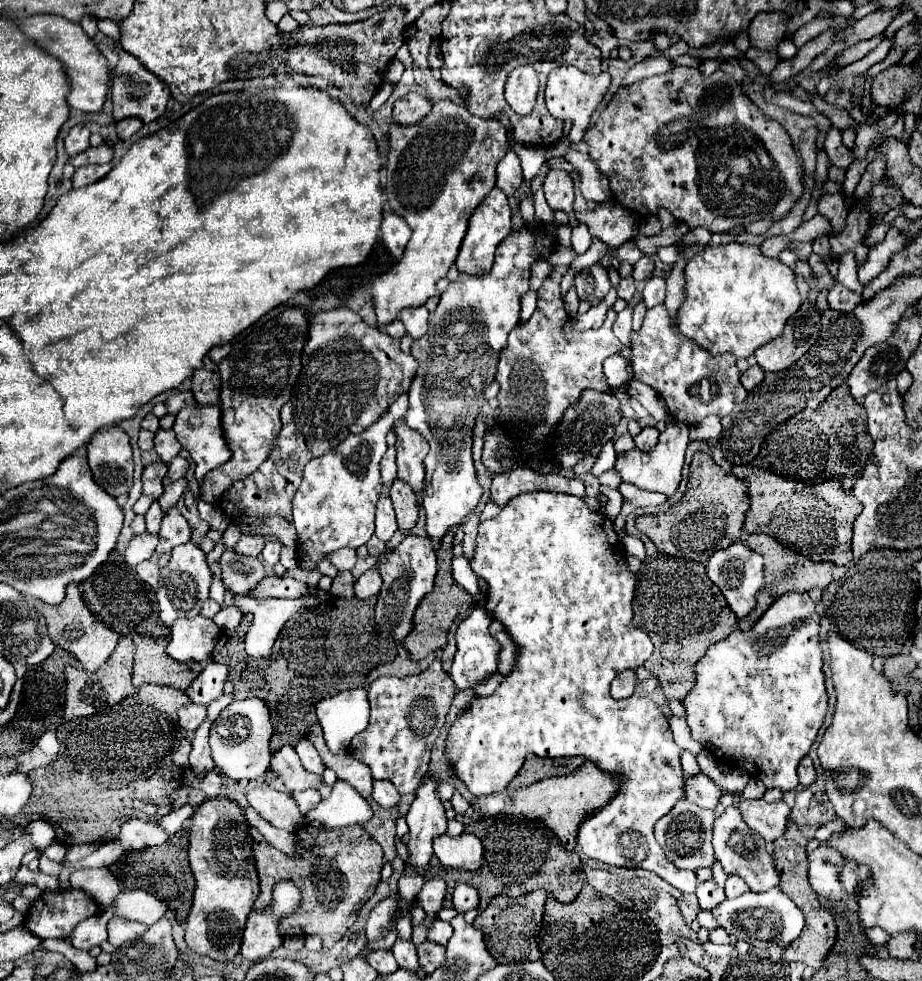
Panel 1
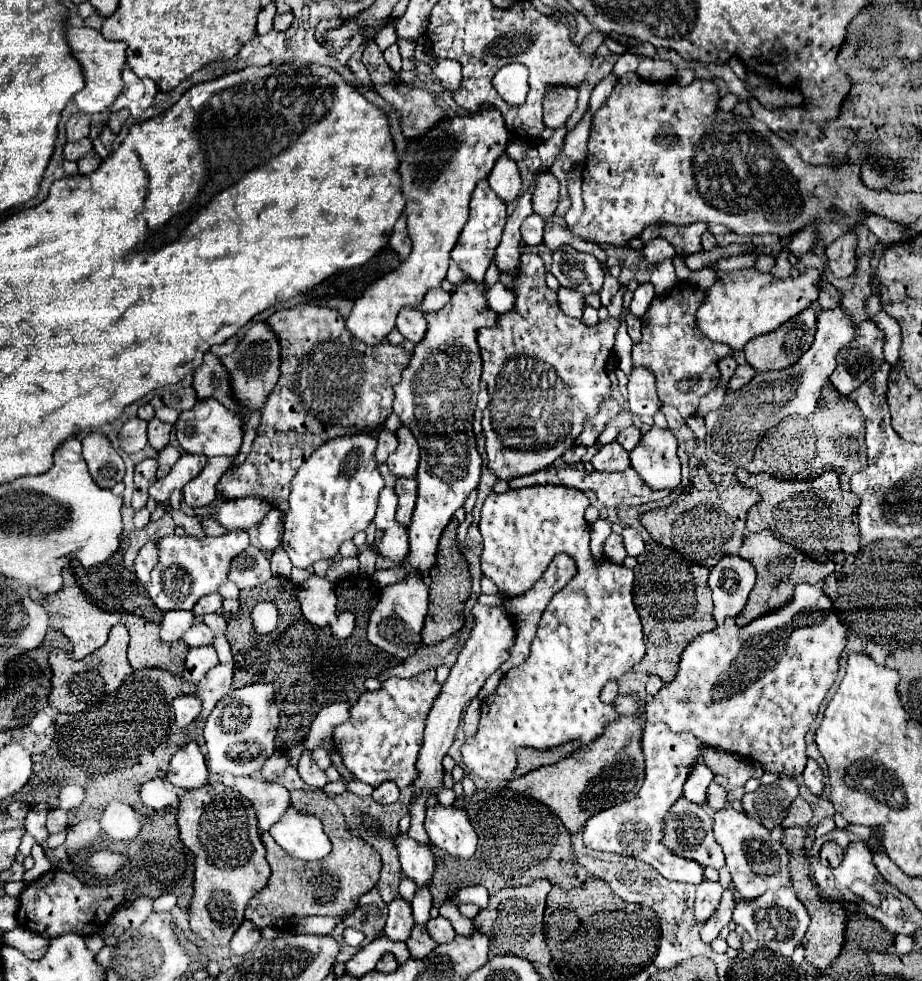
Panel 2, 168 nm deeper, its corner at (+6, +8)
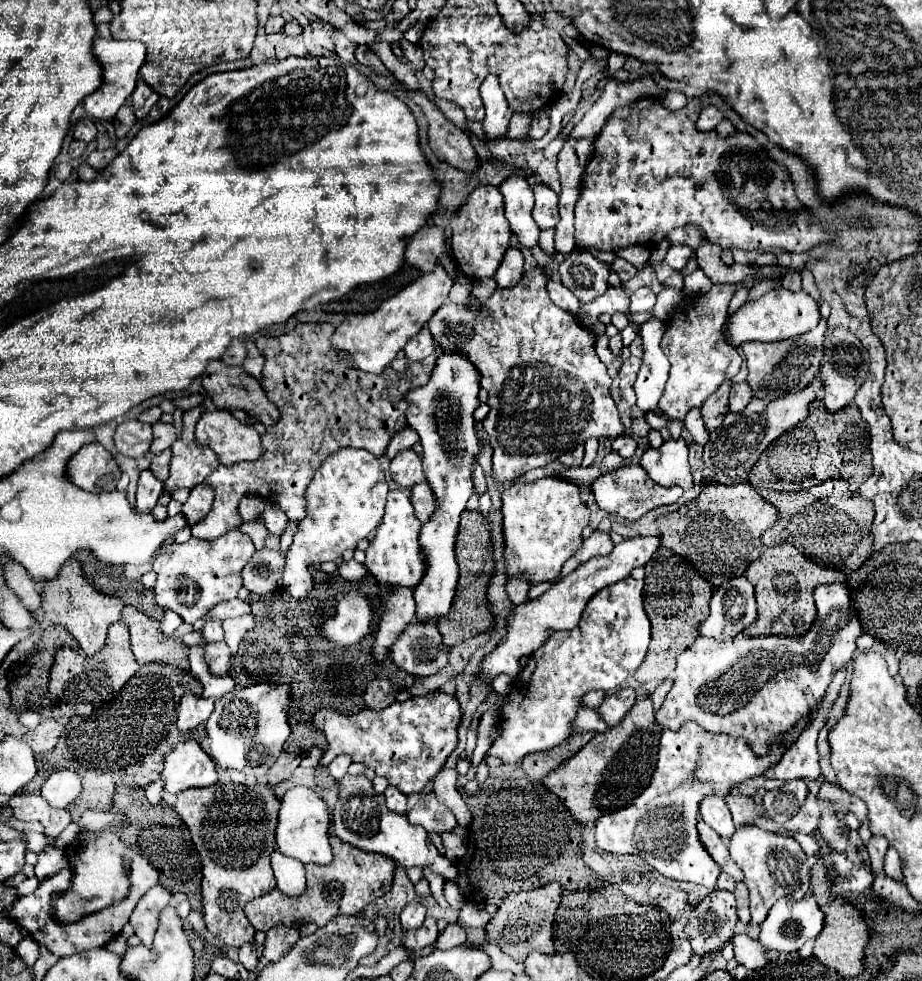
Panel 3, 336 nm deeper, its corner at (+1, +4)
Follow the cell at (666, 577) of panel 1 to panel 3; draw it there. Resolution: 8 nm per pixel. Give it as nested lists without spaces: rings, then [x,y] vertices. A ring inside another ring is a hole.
[[[660,546],[646,564],[644,582],[644,610],[652,622],[652,640],[644,662],[634,672],[634,678],[640,684],[666,680],[672,676],[676,668],[676,656],[698,638],[698,624],[706,620],[708,600],[712,596],[712,586],[708,580],[704,580],[686,558],[664,546]]]

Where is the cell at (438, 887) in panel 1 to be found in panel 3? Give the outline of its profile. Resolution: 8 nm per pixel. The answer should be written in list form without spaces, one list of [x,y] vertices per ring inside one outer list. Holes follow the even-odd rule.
[[[346,774],[336,782],[338,782],[338,802],[332,810],[332,822],[334,822],[334,834],[342,842],[348,842],[366,852],[376,852],[394,858],[404,868],[430,866],[446,880],[456,880],[458,876],[456,866],[448,858],[442,858],[438,854],[436,846],[428,838],[428,832],[422,826],[410,824],[404,814],[396,814],[388,810],[384,802],[384,794],[378,794],[374,790],[372,780],[368,780],[364,774],[356,774],[356,776]]]

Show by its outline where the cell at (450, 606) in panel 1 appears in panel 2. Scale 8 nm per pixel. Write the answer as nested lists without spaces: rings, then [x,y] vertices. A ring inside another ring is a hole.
[[[451,518],[447,528],[441,534],[439,540],[439,550],[437,550],[437,562],[429,574],[431,584],[429,584],[429,614],[425,618],[423,630],[421,630],[421,642],[425,646],[433,646],[451,634],[455,634],[463,626],[463,604],[471,596],[471,576],[467,572],[467,562],[463,554],[459,552],[455,532],[457,532],[457,518]]]

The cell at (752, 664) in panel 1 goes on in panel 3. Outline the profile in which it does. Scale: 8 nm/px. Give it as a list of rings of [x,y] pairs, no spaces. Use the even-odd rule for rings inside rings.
[[[826,584],[814,590],[818,616],[812,630],[802,638],[782,636],[736,636],[726,644],[716,644],[710,638],[696,638],[680,656],[674,672],[674,686],[668,692],[656,720],[662,728],[678,730],[684,722],[694,720],[708,732],[742,736],[750,742],[754,754],[766,756],[768,742],[778,742],[782,732],[788,732],[800,718],[810,718],[814,708],[822,702],[826,688],[842,666],[852,660],[856,638],[862,634],[862,624],[856,610],[850,606],[850,588],[846,584]]]

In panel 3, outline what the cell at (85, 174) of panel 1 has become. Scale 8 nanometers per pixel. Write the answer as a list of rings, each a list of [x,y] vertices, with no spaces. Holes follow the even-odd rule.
[[[108,148],[108,150],[102,150],[102,152],[96,150],[96,152],[92,152],[92,154],[86,158],[86,162],[100,172],[100,170],[104,170],[116,156],[118,156],[116,148]]]

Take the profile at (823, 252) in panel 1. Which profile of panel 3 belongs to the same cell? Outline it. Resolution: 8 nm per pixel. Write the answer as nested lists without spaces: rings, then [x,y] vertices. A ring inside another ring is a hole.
[[[776,288],[768,294],[764,294],[756,302],[746,302],[724,326],[724,330],[732,336],[734,344],[740,346],[742,342],[750,340],[760,340],[760,342],[778,342],[778,340],[788,340],[796,338],[804,332],[810,332],[820,320],[818,304],[814,302],[812,296],[808,296],[804,290],[800,292],[790,292],[784,288]]]

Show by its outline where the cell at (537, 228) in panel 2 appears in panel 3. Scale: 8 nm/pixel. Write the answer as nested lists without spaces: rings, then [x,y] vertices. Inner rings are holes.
[[[512,176],[500,184],[500,192],[506,204],[506,220],[510,222],[510,228],[520,246],[534,248],[538,244],[540,228],[534,224],[532,218],[534,196],[530,184],[526,182],[526,178]]]

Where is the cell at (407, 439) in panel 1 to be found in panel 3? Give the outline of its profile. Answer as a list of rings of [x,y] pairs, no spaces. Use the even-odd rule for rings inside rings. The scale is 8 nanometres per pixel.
[[[406,450],[400,452],[390,466],[392,472],[392,480],[402,486],[402,488],[412,488],[420,482],[426,482],[426,474],[422,470],[422,462],[420,456],[414,450]]]

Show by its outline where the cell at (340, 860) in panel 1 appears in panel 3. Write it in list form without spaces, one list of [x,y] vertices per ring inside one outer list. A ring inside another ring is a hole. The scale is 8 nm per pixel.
[[[330,836],[330,846],[334,860],[328,866],[312,866],[306,864],[306,890],[298,898],[290,898],[282,894],[280,890],[272,890],[258,900],[252,900],[246,904],[244,912],[250,920],[250,924],[256,930],[268,932],[272,926],[286,924],[292,928],[298,928],[300,924],[314,922],[316,926],[324,926],[328,920],[332,920],[338,914],[360,914],[370,902],[384,896],[392,888],[394,878],[394,860],[382,854],[370,854],[360,848],[354,848],[336,836]]]

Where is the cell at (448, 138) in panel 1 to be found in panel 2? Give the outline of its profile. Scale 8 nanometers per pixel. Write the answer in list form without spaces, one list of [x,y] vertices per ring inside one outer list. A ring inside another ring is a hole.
[[[491,108],[477,114],[469,114],[469,116],[447,116],[439,120],[433,128],[425,130],[421,136],[407,140],[405,156],[399,162],[399,174],[401,174],[401,192],[405,196],[409,238],[411,238],[413,248],[411,248],[411,254],[401,262],[397,270],[369,284],[363,296],[355,300],[355,306],[347,318],[347,328],[349,332],[353,332],[353,336],[357,336],[359,340],[367,344],[379,344],[395,328],[395,318],[403,306],[419,306],[427,290],[441,286],[441,280],[445,278],[447,266],[451,260],[449,254],[453,250],[453,244],[457,244],[457,236],[469,216],[469,200],[473,194],[473,188],[479,180],[485,180],[489,176],[495,160],[505,152],[505,144],[509,138],[511,138],[511,132],[507,130],[503,122],[501,112],[497,108]]]

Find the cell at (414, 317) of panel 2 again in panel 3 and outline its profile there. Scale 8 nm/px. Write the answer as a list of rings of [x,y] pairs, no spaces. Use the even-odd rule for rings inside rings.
[[[422,328],[422,332],[418,332],[418,336],[414,336],[414,340],[410,340],[410,344],[406,344],[404,352],[406,352],[408,362],[422,362],[435,351],[435,347],[436,344],[434,338],[430,336],[430,330]]]

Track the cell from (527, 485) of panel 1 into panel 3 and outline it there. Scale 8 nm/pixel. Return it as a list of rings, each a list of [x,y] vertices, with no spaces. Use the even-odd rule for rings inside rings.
[[[622,466],[622,468],[610,470],[610,472],[602,474],[598,480],[594,480],[590,486],[590,492],[594,494],[594,498],[602,510],[606,510],[608,514],[618,514],[618,516],[634,522],[652,508],[658,508],[664,504],[674,504],[682,496],[684,490],[678,486],[664,488],[664,486],[656,484],[642,466]]]

